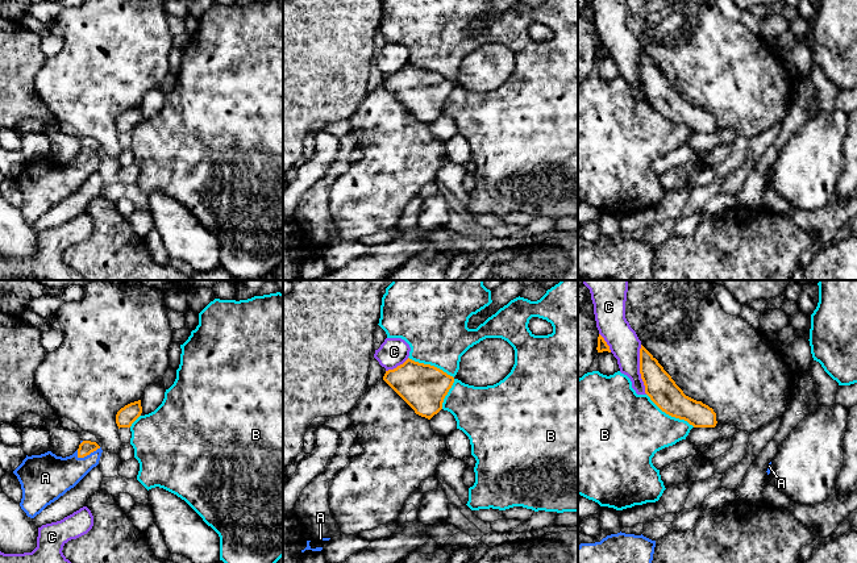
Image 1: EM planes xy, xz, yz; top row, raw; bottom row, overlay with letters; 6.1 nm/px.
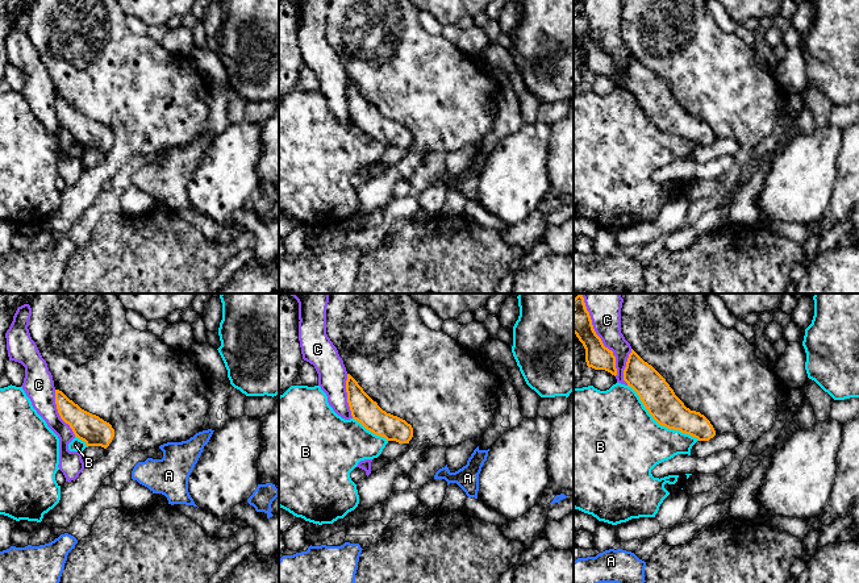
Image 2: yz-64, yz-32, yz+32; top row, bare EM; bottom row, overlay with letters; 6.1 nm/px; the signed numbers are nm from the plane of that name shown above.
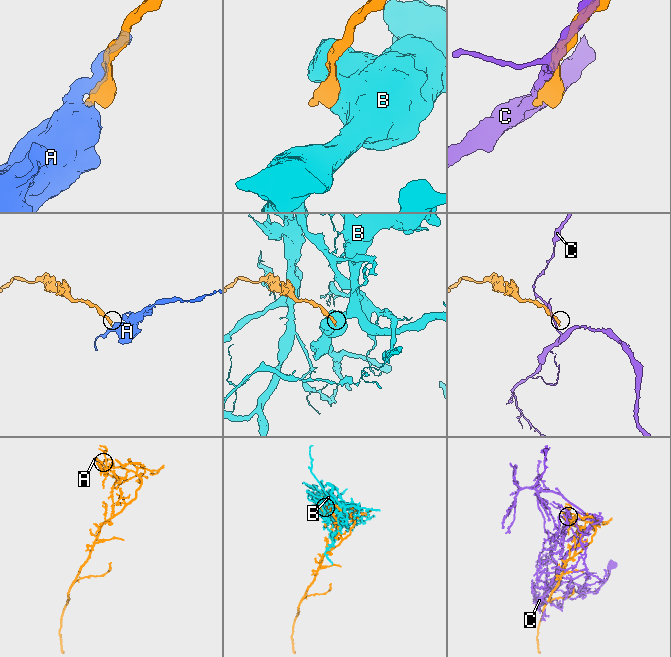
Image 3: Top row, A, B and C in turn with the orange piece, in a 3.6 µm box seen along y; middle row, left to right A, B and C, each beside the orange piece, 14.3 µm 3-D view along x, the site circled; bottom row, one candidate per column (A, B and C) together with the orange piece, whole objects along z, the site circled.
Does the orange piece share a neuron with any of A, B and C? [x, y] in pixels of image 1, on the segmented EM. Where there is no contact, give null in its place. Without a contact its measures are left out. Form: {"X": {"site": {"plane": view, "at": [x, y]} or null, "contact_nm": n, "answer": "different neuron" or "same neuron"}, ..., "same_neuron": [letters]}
{"A": {"site": {"plane": "xy", "at": [88, 454]}, "contact_nm": 160, "answer": "same neuron"}, "B": {"site": {"plane": "xz", "at": [445, 372]}, "contact_nm": 380, "answer": "different neuron"}, "C": {"site": {"plane": "yz", "at": [640, 370]}, "contact_nm": 300, "answer": "different neuron"}, "same_neuron": ["A"]}

